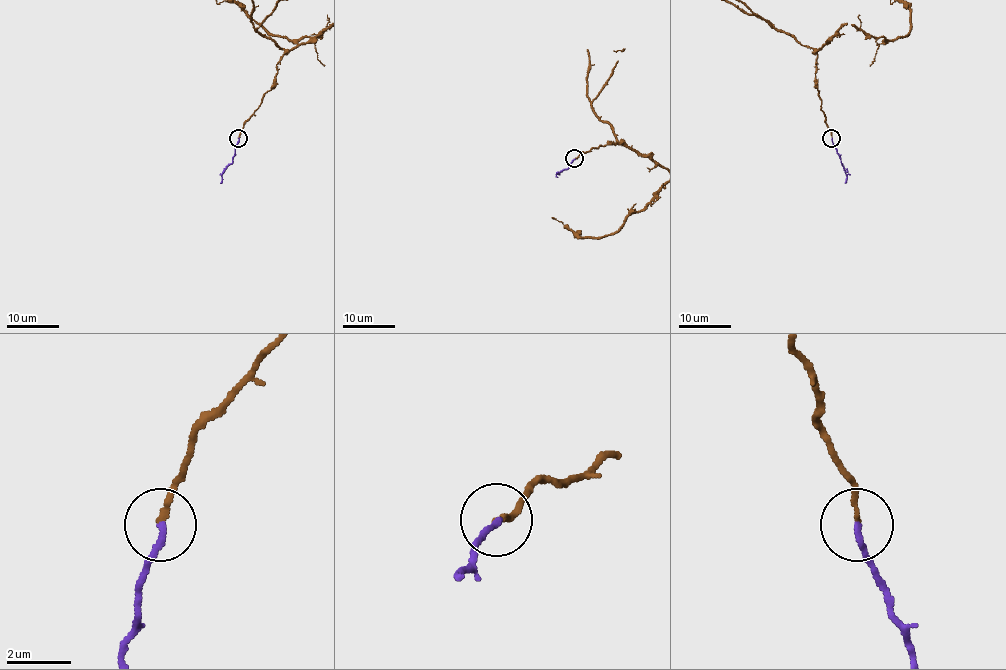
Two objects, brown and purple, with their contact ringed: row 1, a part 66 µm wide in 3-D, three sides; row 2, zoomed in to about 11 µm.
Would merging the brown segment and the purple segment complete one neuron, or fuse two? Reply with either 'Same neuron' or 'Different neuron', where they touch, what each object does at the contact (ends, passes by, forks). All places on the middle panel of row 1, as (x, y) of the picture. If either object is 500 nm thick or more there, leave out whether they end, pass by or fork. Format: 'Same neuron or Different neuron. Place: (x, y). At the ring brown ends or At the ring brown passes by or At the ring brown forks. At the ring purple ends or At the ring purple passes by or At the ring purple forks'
Same neuron. Place: (574, 158). At the ring brown ends. At the ring purple ends

